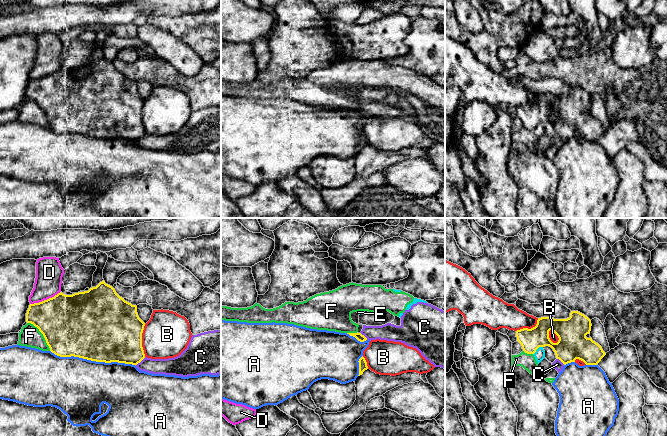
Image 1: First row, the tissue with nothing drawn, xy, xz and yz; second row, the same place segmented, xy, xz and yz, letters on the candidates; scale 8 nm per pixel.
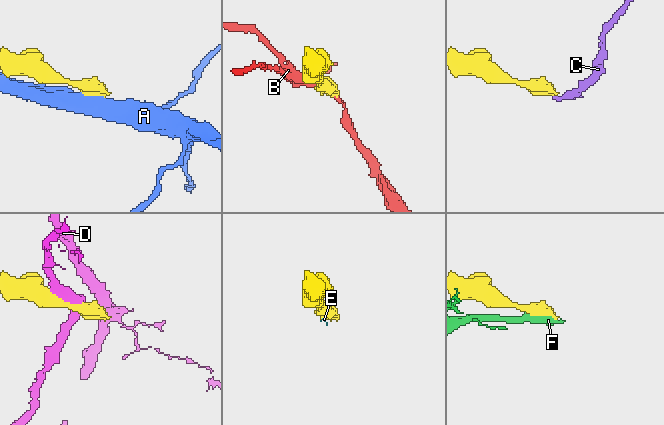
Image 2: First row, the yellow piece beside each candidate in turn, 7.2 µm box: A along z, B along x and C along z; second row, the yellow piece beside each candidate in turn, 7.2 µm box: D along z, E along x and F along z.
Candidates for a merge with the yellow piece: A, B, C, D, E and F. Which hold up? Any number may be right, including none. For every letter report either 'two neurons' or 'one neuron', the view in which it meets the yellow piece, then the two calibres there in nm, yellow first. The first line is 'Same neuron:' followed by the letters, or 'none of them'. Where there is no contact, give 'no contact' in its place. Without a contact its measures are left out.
Same neuron: none of them
A: two neurons; contact in xy; calibres 500 and 460 nm
B: two neurons; contact in xy; calibres 480 and 380 nm
C: two neurons; contact in xy; calibres 360 and 140 nm
D: two neurons; contact in xy; calibres 440 and 220 nm
E: two neurons; contact in yz; calibres 200 and 90 nm
F: two neurons; contact in xy; calibres 500 and 170 nm

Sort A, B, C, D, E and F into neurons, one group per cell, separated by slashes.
A / B / C E F / D

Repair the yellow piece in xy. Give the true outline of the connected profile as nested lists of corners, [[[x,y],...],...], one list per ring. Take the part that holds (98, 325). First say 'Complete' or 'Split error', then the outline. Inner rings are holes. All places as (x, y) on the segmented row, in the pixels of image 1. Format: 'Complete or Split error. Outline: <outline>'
Complete. Outline: [[[104,280],[88,291],[72,295],[60,292],[52,298],[30,304],[26,313],[26,322],[39,329],[50,351],[60,357],[74,356],[96,362],[118,362],[132,365],[137,365],[145,358],[142,347],[145,323],[138,316],[137,306],[125,301]]]

